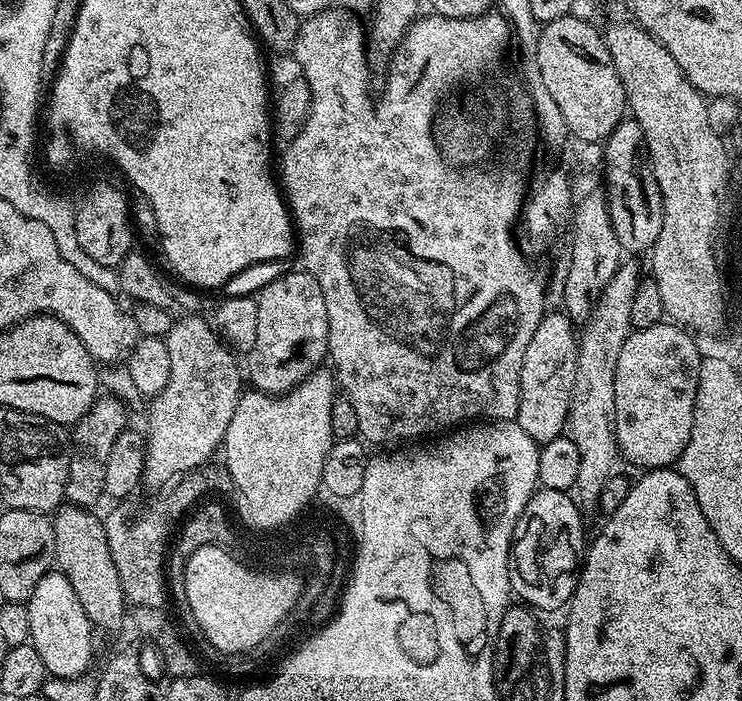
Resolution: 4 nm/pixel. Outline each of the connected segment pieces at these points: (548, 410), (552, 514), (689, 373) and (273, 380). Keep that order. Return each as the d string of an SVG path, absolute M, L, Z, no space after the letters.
M548 310L538 322L538 330L530 337L530 346L522 354L520 401L514 423L522 426L538 446L565 435L568 410L572 406L572 387L576 373L578 332L574 321L563 311Z
M541 487L533 492L526 510L516 523L512 535L512 548L508 552L508 573L512 583L512 591L517 597L521 596L523 603L541 613L552 612L555 608L563 609L571 600L578 573L582 567L582 557L586 552L586 536L584 540L584 524L582 513L573 497L567 491L558 491Z
M661 322L649 328L635 329L632 335L626 338L626 342L622 346L622 354L618 354L618 366L614 370L614 410L616 411L614 427L616 429L616 447L623 459L625 456L630 463L637 464L640 470L673 467L679 461L682 450L686 450L686 442L690 442L690 430L694 426L695 395L698 394L699 368L702 359L701 349L691 338L693 339L681 325L675 322Z
M285 270L254 296L257 338L246 352L246 380L257 392L283 396L325 363L328 355L328 319L322 286L303 270Z

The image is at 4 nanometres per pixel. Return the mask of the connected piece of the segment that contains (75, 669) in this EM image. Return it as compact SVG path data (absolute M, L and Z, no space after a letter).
M59 570L48 572L34 594L26 601L30 614L30 643L46 666L48 676L58 680L75 680L83 677L92 664L92 634L94 627L74 594L70 581Z

